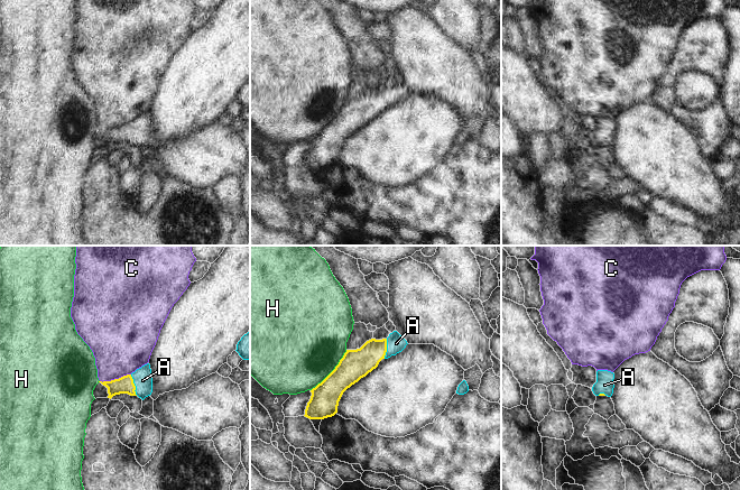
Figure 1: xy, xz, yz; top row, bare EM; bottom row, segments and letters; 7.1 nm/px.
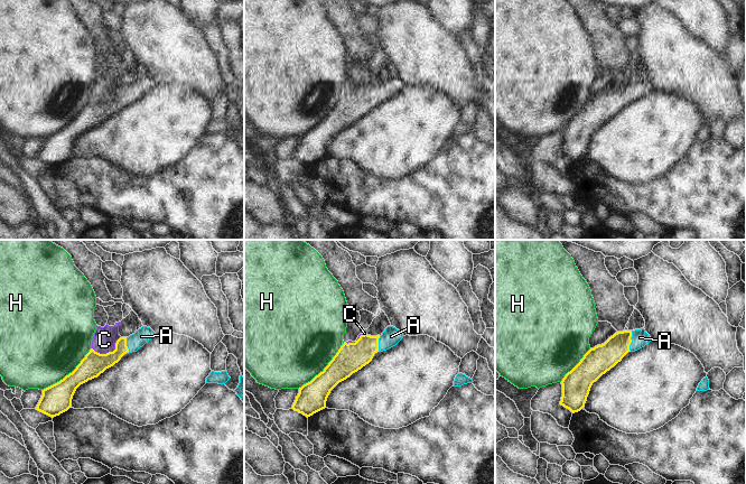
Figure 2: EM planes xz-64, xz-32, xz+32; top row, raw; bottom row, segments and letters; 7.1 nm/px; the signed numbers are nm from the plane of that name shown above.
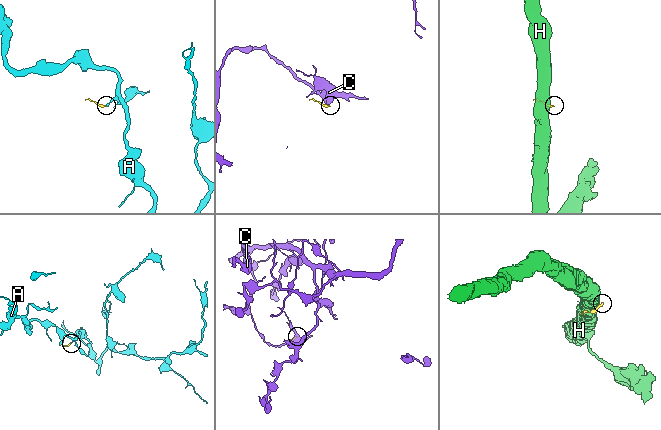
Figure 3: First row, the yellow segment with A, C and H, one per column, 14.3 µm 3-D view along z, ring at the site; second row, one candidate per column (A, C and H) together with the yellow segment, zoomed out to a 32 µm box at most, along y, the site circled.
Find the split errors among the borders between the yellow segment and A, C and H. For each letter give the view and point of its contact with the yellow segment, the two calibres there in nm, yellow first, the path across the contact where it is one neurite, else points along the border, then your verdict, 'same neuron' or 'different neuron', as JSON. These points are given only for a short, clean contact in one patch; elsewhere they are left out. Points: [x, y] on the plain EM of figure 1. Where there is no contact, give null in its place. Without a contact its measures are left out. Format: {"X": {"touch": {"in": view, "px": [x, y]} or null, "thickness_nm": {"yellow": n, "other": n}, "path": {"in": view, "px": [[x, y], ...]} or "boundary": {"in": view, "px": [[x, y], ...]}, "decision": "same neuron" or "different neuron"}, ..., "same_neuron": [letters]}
{"A": {"touch": {"in": "xy", "px": [133, 133]}, "thickness_nm": {"yellow": 130, "other": 140}, "path": {"in": "xy", "px": [[125, 133], [133, 133], [142, 129]]}, "decision": "same neuron"}, "C": {"touch": {"in": "xy", "px": [114, 128]}, "thickness_nm": {"yellow": 130, "other": 400}, "boundary": {"in": "xy", "px": [[130, 122], [100, 130]]}, "decision": "different neuron"}, "H": {"touch": {"in": "xz", "px": [332, 120]}, "thickness_nm": {"yellow": 200, "other": 500}, "decision": "different neuron"}, "same_neuron": ["A"]}

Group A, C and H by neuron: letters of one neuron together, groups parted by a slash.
A / C / H

